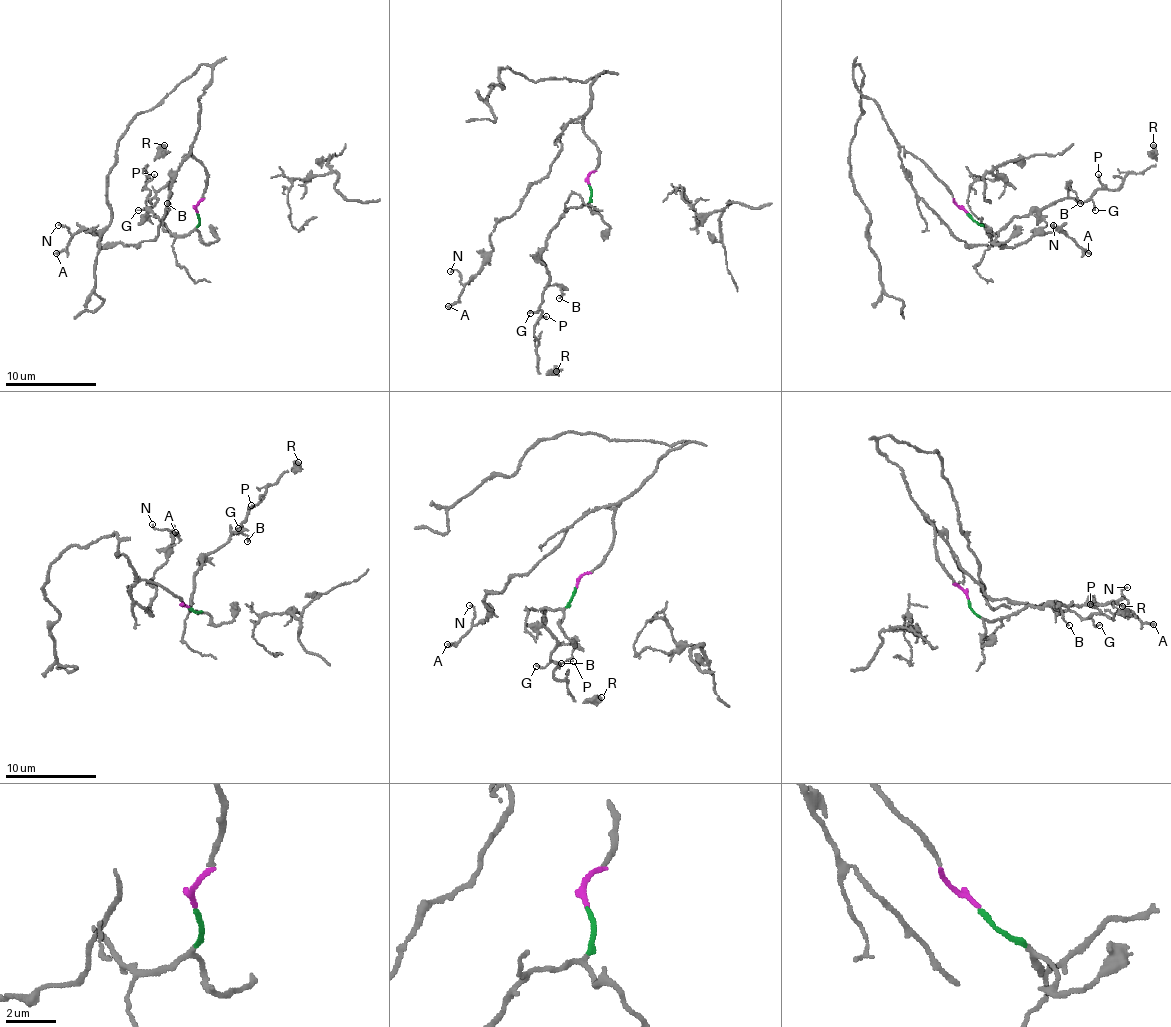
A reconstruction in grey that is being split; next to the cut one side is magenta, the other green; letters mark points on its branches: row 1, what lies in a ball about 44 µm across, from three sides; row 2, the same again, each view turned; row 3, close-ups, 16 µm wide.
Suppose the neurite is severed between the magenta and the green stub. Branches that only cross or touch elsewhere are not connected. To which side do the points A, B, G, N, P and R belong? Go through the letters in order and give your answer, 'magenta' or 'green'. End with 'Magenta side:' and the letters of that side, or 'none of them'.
A: magenta
B: green
G: green
N: magenta
P: green
R: green
Magenta side: A, N

